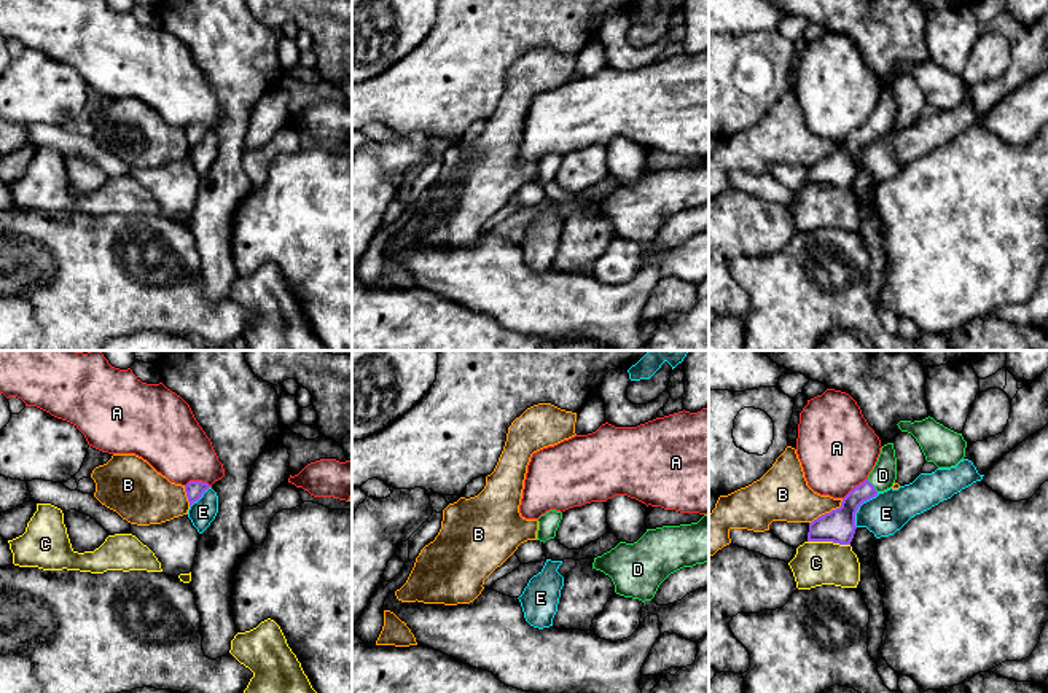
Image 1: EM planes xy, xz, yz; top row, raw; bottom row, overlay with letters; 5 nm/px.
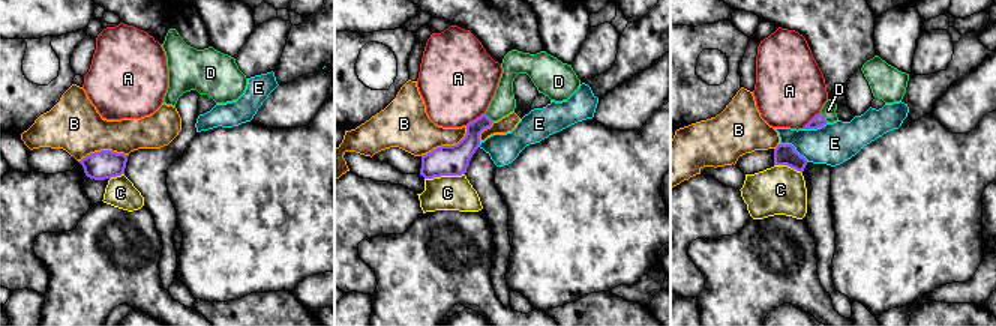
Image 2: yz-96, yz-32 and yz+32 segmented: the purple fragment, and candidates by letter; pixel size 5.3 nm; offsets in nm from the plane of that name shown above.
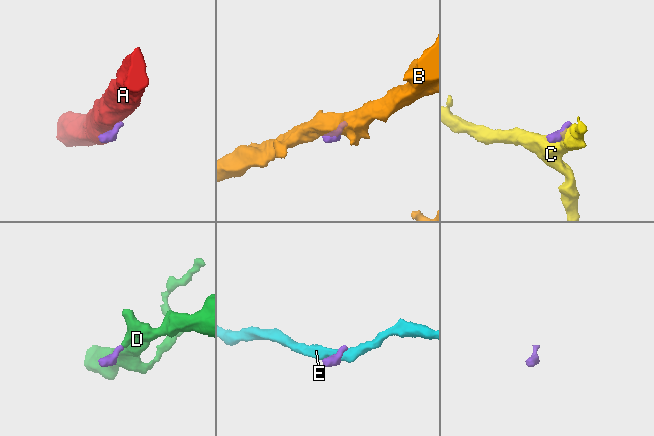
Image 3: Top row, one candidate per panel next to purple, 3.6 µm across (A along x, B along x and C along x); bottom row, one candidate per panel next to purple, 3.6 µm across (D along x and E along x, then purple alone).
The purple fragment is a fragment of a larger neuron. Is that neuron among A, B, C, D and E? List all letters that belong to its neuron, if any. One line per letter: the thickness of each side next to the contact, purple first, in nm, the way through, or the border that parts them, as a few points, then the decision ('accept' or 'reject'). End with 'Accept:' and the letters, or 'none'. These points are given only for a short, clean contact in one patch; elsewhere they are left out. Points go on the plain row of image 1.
A: 90 nm thick on the purple side, 320 nm on the other; border along xy (185, 128), (190, 125), (206, 125), (211, 129); reject
B: 170 nm thick on the purple side, 280 nm on the other; reject
C: 170 nm thick on the purple side, 220 nm on the other; border along yz (808, 184), (832, 184), (849, 188); reject
D: 150 nm thick on the purple side, 130 nm on the other; runs through yz (840, 166), (848, 152), (873, 129), (883, 118); accept
E: 170 nm thick on the purple side, 200 nm on the other; border along yz (878, 136), (859, 150), (856, 169); reject
Accept: D

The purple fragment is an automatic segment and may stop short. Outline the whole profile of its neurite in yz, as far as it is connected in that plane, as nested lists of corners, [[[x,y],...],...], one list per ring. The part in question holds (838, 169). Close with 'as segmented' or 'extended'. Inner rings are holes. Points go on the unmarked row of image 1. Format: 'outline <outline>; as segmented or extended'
outline [[[894,86],[881,91],[876,108],[868,121],[855,129],[841,145],[841,150],[809,166],[808,185],[833,185],[851,188],[855,177],[858,150],[894,129],[897,123],[897,100]]]; extended

